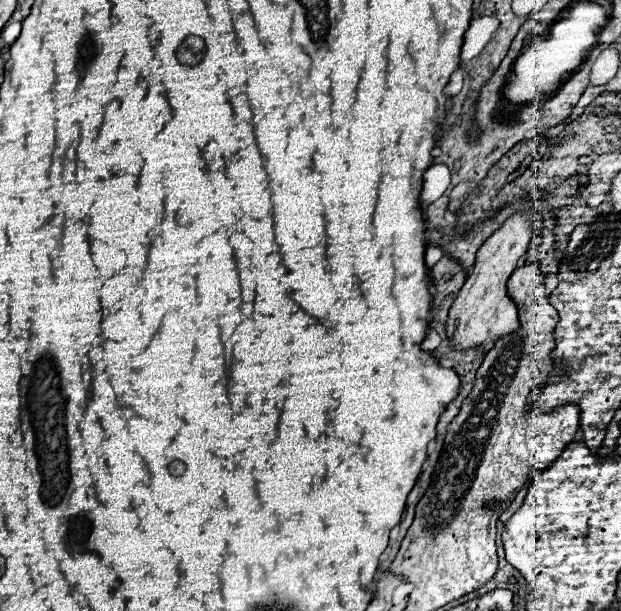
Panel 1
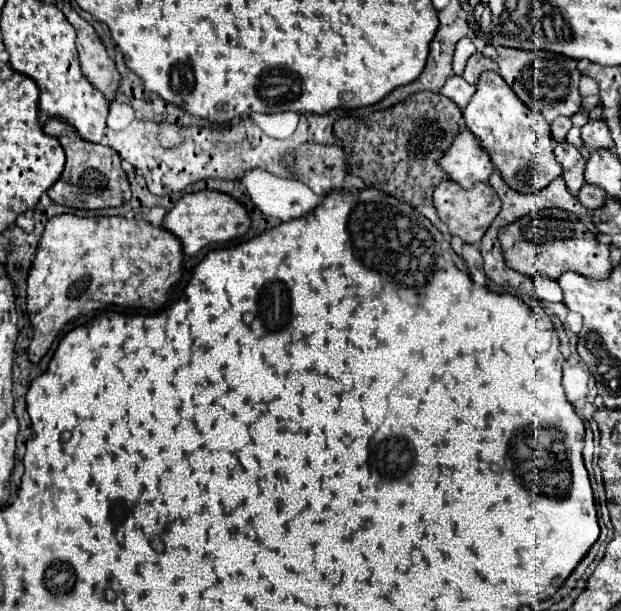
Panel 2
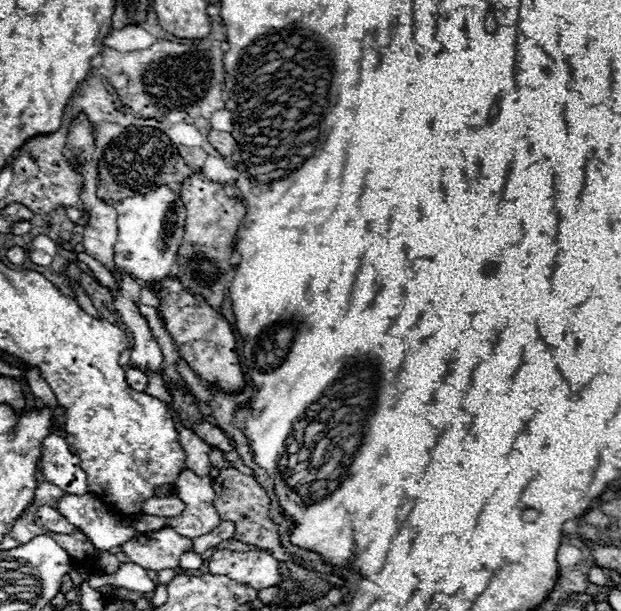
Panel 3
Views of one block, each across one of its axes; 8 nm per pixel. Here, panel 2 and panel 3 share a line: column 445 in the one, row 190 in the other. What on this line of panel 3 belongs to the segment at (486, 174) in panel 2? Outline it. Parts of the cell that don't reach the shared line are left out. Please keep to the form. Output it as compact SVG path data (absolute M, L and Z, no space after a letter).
M166 186L148 194L138 194L114 204L118 214L118 240L114 244L114 266L120 274L130 274L144 288L158 294L160 282L176 274L176 256L184 236L186 208L182 200Z

